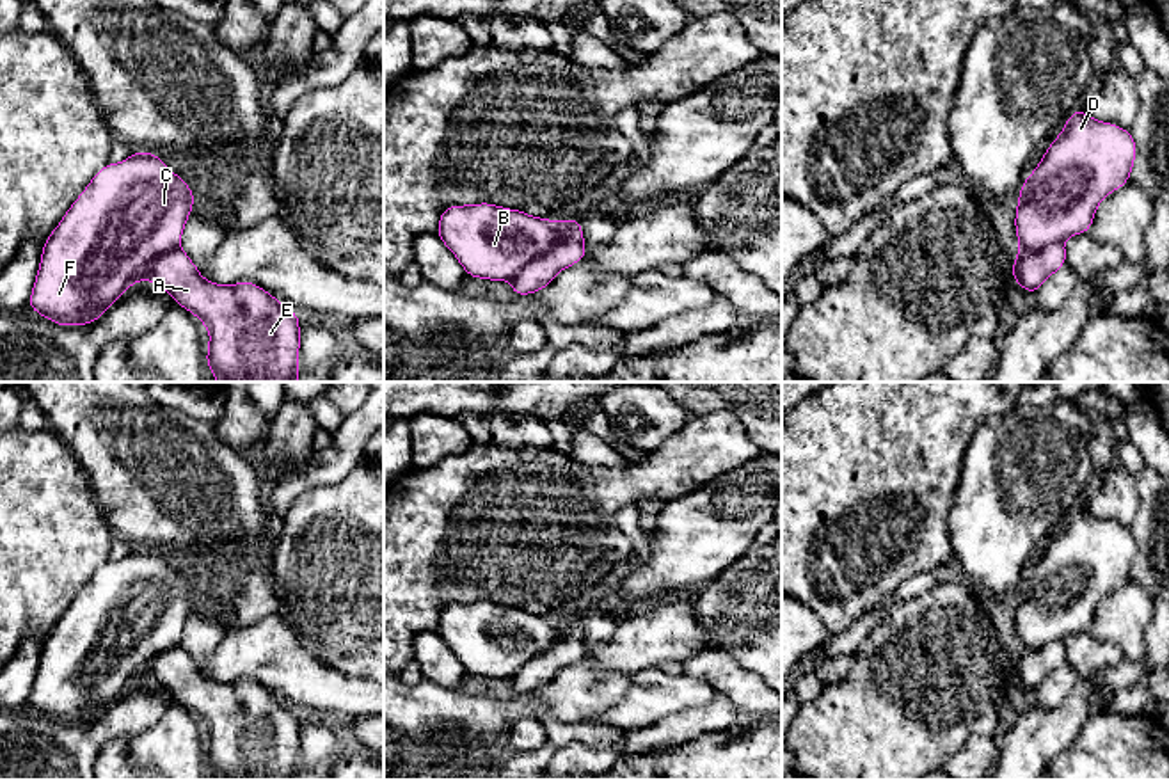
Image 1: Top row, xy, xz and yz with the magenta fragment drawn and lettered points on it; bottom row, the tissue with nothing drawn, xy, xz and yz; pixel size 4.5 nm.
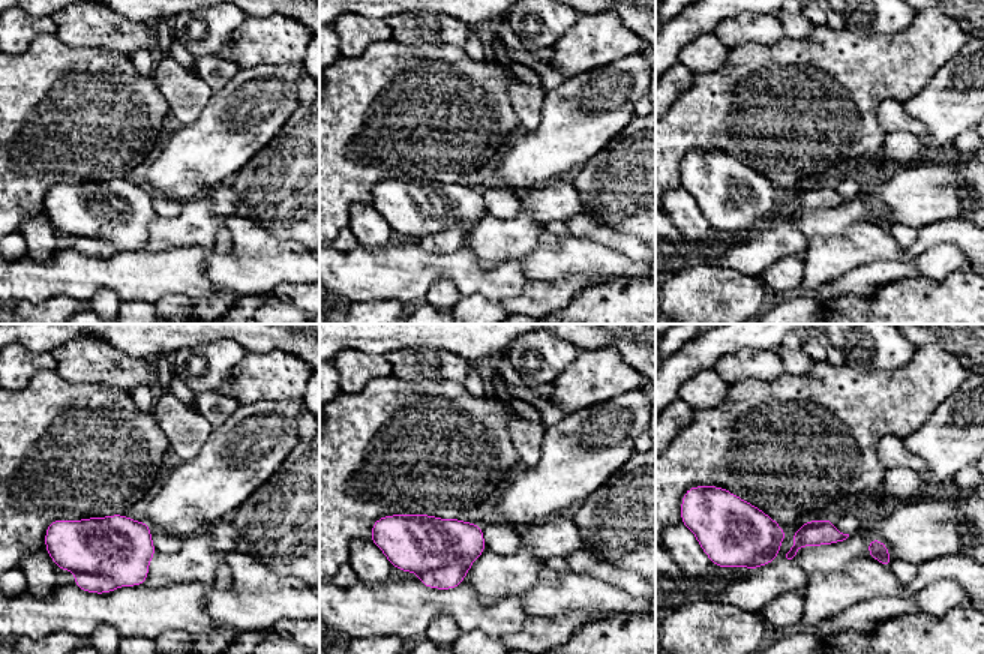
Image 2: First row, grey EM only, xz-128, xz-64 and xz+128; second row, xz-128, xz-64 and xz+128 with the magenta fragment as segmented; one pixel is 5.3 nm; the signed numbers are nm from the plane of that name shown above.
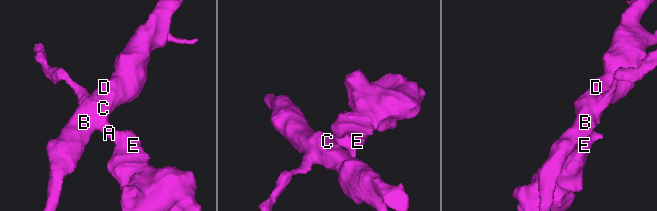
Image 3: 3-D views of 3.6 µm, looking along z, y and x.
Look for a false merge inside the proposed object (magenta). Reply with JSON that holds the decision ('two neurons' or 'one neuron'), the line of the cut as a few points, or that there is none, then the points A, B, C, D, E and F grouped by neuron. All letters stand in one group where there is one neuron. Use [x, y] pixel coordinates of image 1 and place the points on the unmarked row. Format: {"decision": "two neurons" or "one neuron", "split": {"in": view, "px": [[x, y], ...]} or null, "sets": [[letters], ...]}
{"decision": "two neurons", "split": {"in": "xz", "px": [[564, 620], [564, 633], [510, 679]]}, "sets": [["A", "E"], ["B", "C", "D", "F"]]}

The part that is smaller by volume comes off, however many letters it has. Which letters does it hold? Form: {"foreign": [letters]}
{"foreign": ["A", "E"]}

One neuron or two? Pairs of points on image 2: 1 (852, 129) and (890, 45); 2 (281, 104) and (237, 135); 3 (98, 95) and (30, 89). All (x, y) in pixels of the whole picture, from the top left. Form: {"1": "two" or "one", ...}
{"1": "one", "2": "one", "3": "one"}

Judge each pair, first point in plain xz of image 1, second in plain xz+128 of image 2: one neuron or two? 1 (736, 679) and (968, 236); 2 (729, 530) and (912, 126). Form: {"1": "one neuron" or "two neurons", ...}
{"1": "one neuron", "2": "two neurons"}

